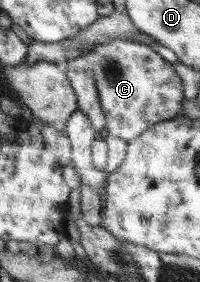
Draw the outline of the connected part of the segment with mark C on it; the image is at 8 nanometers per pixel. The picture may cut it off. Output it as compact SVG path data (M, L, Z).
M111 39L90 48L80 57L69 59L64 63L64 69L66 73L70 70L87 71L92 76L105 115L105 135L127 143L134 142L149 127L183 115L183 83L175 67L142 42Z

